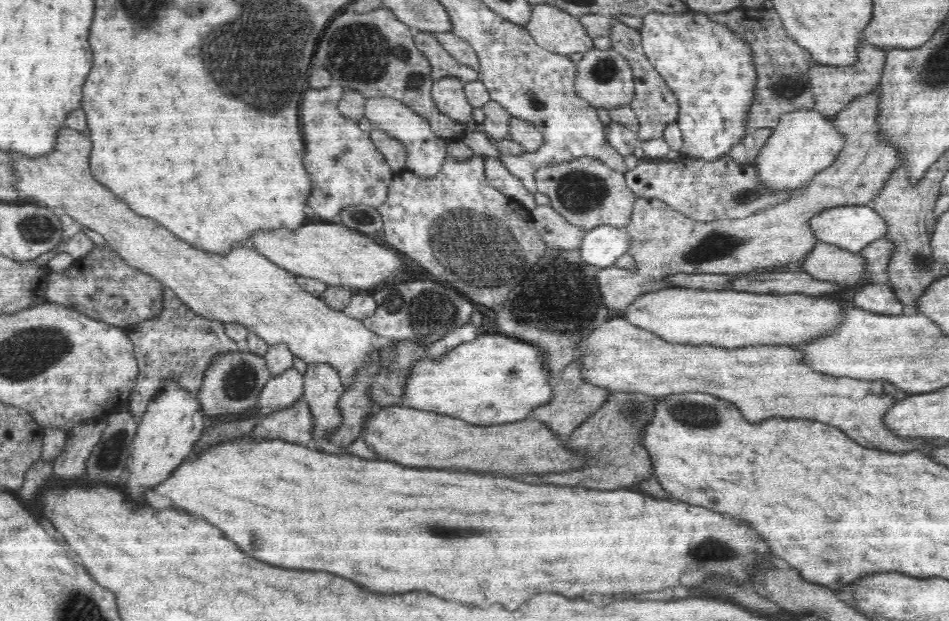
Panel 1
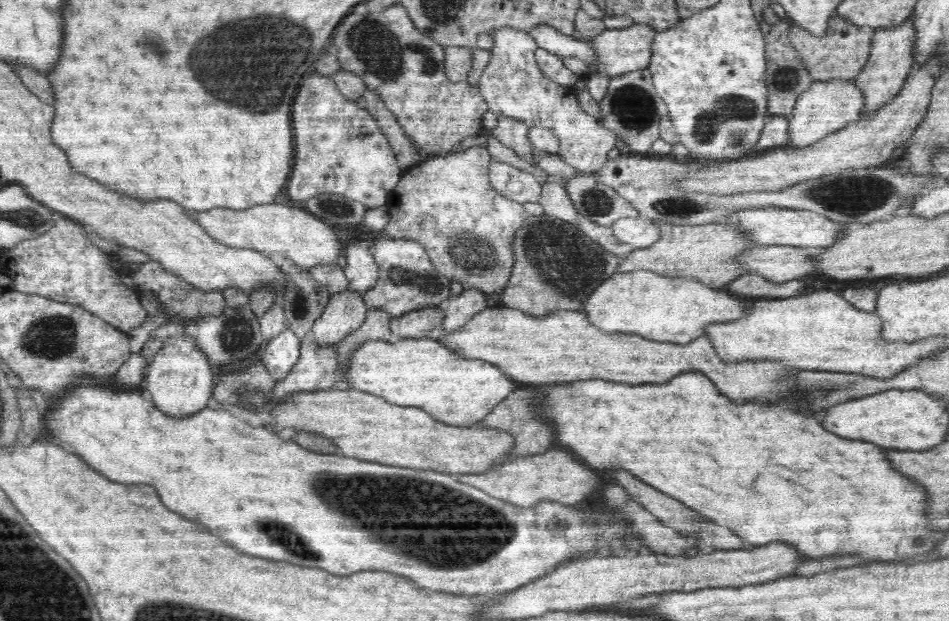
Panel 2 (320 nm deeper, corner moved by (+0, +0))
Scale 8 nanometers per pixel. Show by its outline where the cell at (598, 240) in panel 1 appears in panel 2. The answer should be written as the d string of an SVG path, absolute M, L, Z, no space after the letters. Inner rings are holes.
M643 216L619 218L611 227L617 240L630 244L634 249L649 248L661 236L657 224L652 224L652 219Z

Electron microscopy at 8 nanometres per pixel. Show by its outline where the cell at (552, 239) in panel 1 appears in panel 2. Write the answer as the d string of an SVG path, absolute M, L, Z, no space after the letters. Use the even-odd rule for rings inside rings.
M551 176L547 181L540 182L540 185L539 203L544 207L545 213L577 226L580 216L563 186L563 179Z

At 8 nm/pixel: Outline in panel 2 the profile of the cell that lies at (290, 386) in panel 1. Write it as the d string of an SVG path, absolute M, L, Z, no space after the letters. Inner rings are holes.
M286 326L278 336L271 338L266 345L261 360L269 369L272 379L278 382L288 376L288 372L294 368L301 353L300 340L290 327Z

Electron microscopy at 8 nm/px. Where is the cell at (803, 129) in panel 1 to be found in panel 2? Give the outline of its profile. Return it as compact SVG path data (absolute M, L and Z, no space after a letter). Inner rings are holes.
M830 80L830 82L814 82L796 101L792 117L788 122L788 137L786 146L789 148L808 148L819 140L860 119L864 108L864 95L857 90L852 80Z

